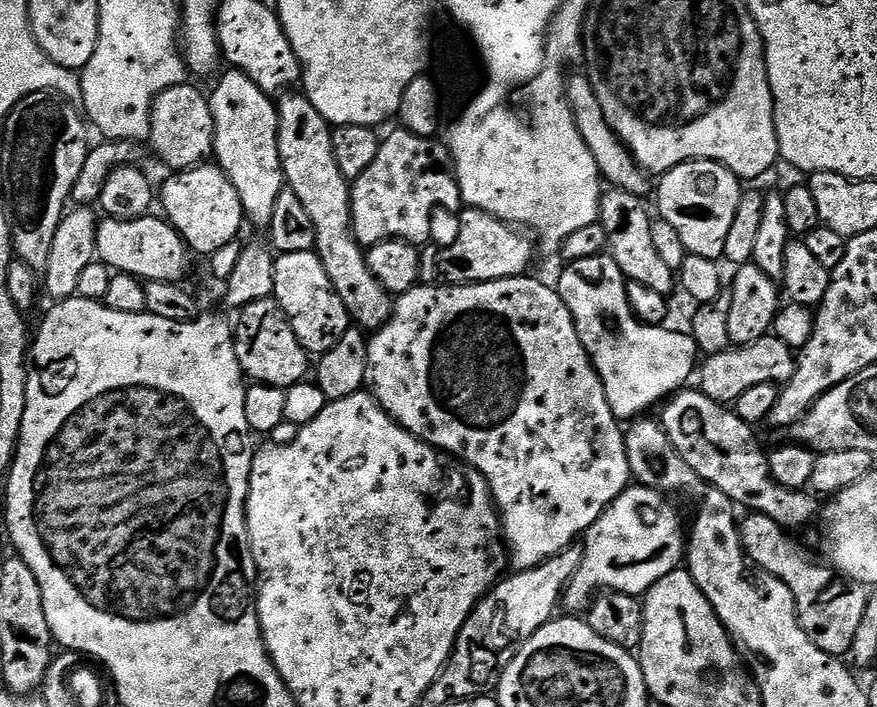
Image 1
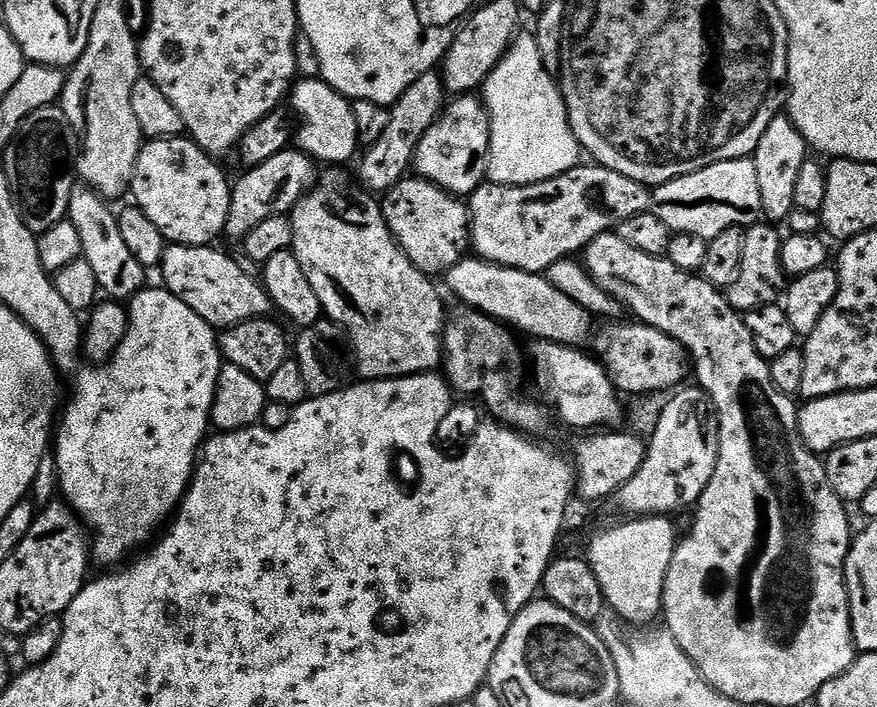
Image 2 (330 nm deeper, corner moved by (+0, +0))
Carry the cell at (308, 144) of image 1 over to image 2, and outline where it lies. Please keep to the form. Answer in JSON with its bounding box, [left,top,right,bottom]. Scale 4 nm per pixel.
[290,170,446,380]

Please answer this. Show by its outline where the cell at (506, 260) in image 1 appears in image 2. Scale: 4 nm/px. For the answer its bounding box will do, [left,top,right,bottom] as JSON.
[467,162,652,274]

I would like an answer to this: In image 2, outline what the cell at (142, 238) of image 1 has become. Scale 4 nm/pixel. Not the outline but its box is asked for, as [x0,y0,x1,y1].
[158,244,273,330]

